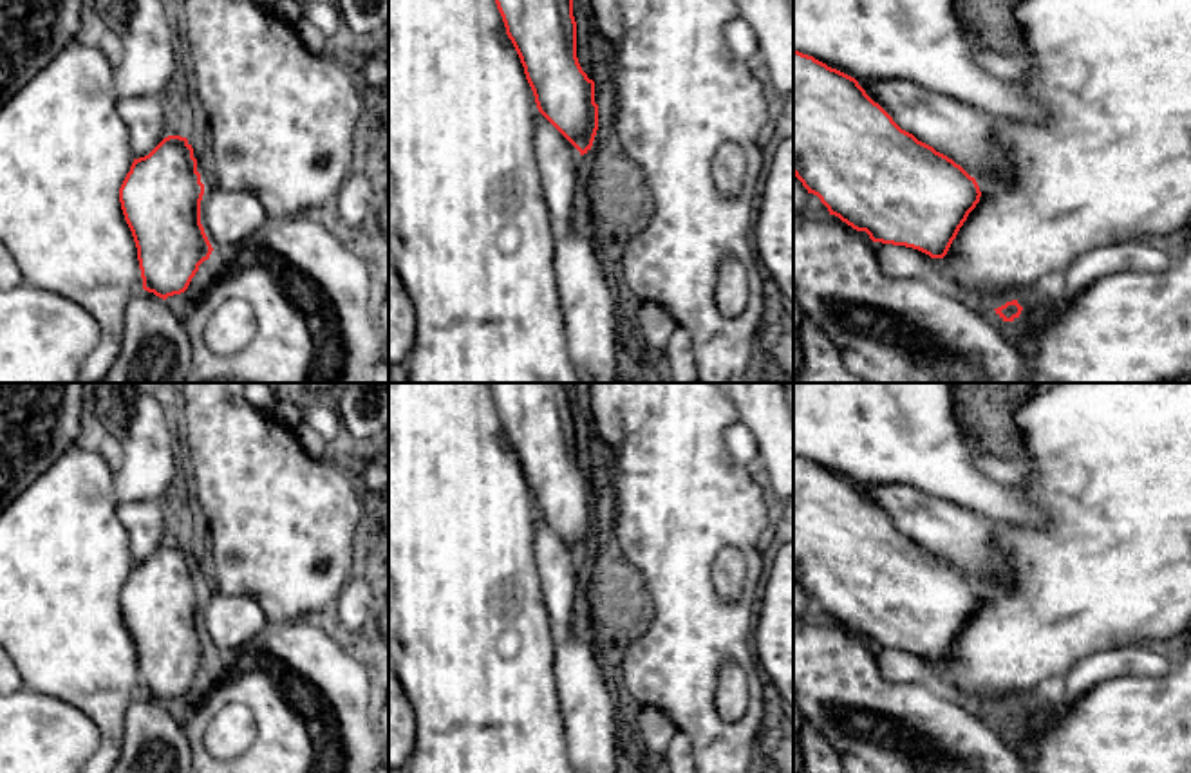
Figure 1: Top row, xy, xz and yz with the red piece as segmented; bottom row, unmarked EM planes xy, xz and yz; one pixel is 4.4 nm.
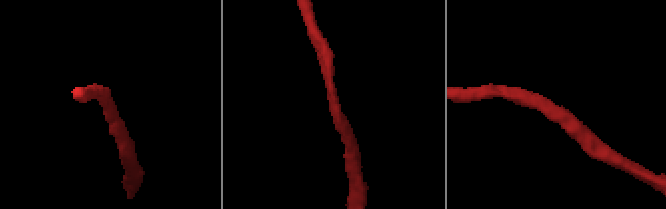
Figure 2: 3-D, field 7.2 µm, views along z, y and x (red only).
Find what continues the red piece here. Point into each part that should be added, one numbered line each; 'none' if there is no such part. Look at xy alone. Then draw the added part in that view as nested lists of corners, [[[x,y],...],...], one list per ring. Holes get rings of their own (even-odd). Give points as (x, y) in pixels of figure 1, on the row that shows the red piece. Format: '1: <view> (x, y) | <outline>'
1: xy (149, 121) | [[[119,98],[116,108],[128,128],[134,159],[148,155],[164,137],[172,135],[172,112],[166,98]]]

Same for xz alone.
1: xz (561, 168) | [[[537,110],[535,163],[549,208],[549,226],[564,231],[582,204],[584,163],[580,152]]]

